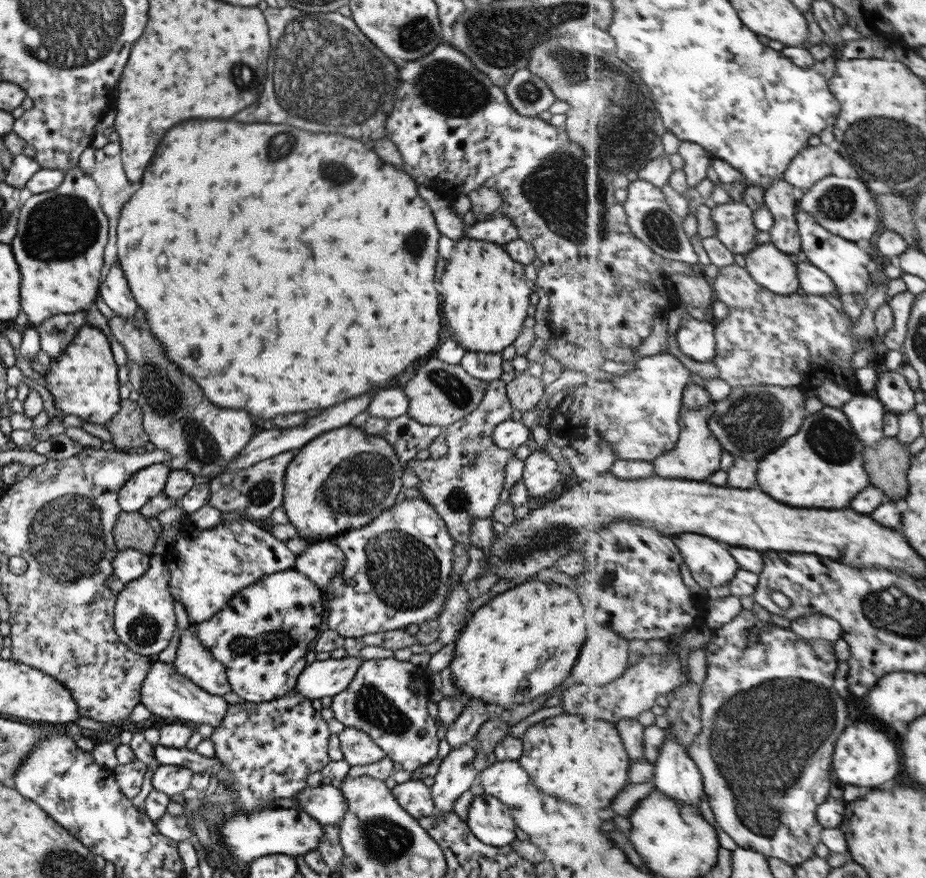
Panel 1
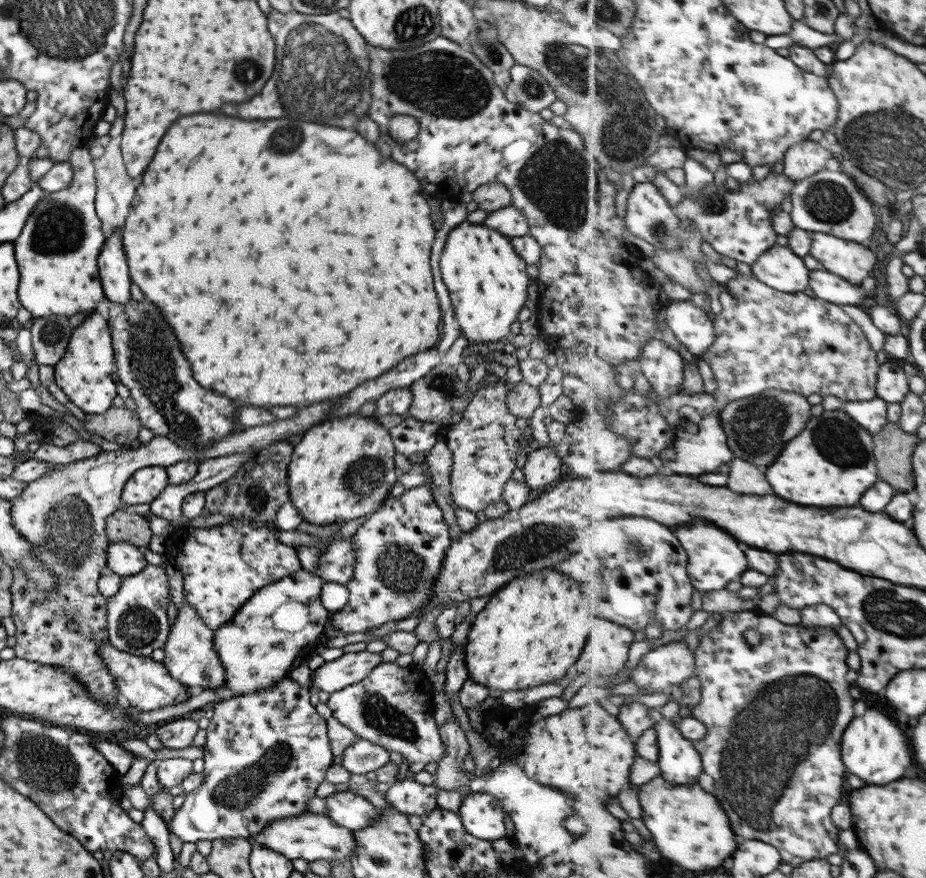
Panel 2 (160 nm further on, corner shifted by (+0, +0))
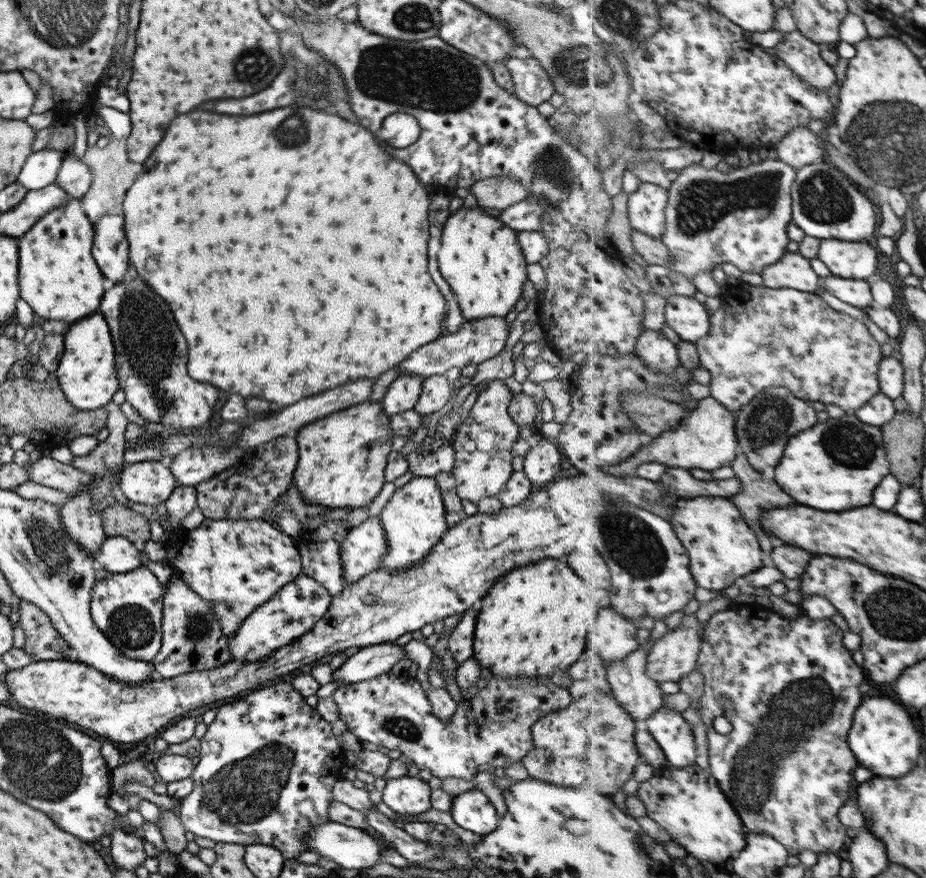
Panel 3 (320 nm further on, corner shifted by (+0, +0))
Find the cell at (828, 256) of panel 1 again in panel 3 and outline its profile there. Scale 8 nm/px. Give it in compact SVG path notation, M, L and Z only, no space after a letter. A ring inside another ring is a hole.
M822 239L818 258L841 278L861 280L877 272L879 254L873 242Z

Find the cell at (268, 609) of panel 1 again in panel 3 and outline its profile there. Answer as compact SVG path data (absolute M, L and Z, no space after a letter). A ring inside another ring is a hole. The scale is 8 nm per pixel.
M299 574L295 579L282 586L267 602L260 604L235 631L227 638L231 659L254 663L266 657L272 650L291 644L301 634L309 632L327 610L331 595L310 577Z

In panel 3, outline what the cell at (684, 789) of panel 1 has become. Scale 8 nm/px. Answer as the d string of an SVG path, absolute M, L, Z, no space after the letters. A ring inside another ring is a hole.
M663 705L642 724L667 755L668 766L687 768L697 763L698 748L691 724L677 710Z

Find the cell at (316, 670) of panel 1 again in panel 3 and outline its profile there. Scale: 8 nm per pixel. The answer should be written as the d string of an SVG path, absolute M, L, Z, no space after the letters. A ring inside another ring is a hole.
M393 643L375 644L360 647L351 656L332 671L332 681L339 680L346 684L369 680L388 672L390 668L405 657L402 646Z

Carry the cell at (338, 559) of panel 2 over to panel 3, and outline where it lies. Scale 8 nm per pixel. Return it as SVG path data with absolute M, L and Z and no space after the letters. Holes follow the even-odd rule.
M378 516L350 528L339 553L344 584L349 585L376 570L385 553L385 534L379 526Z

